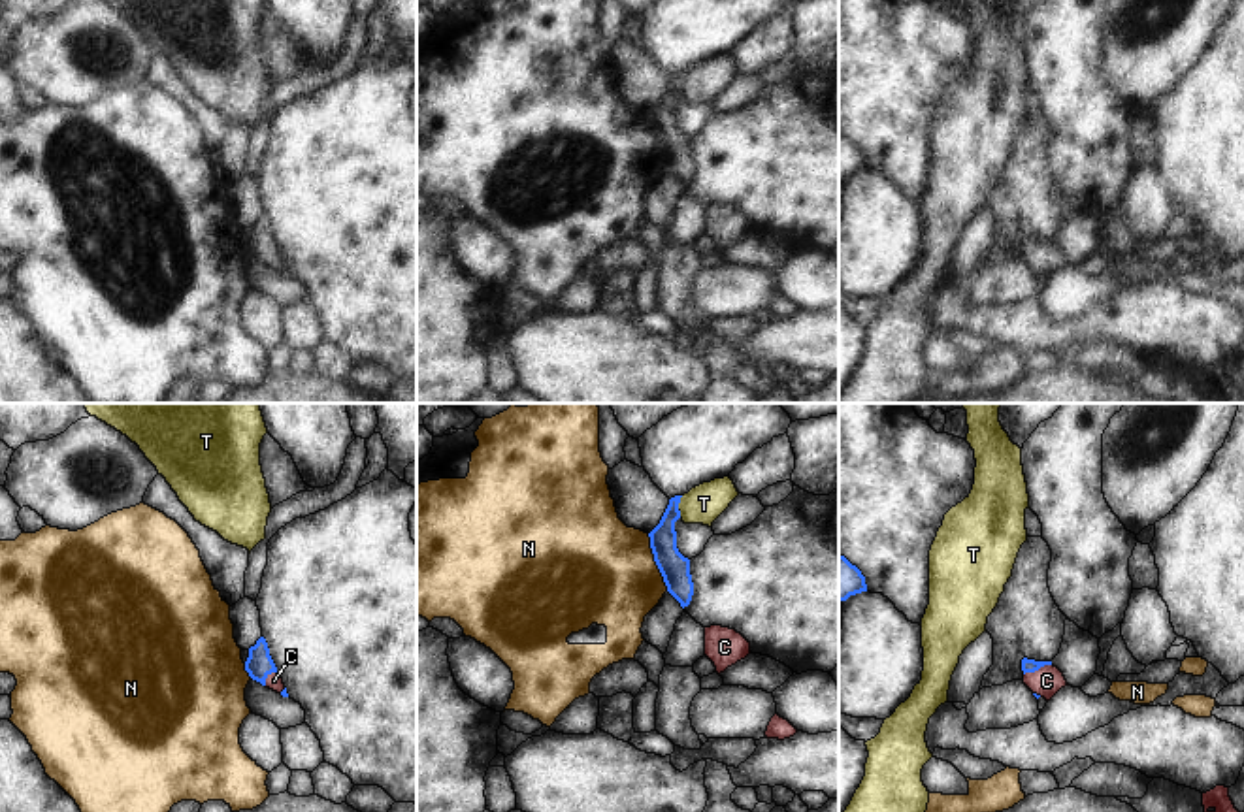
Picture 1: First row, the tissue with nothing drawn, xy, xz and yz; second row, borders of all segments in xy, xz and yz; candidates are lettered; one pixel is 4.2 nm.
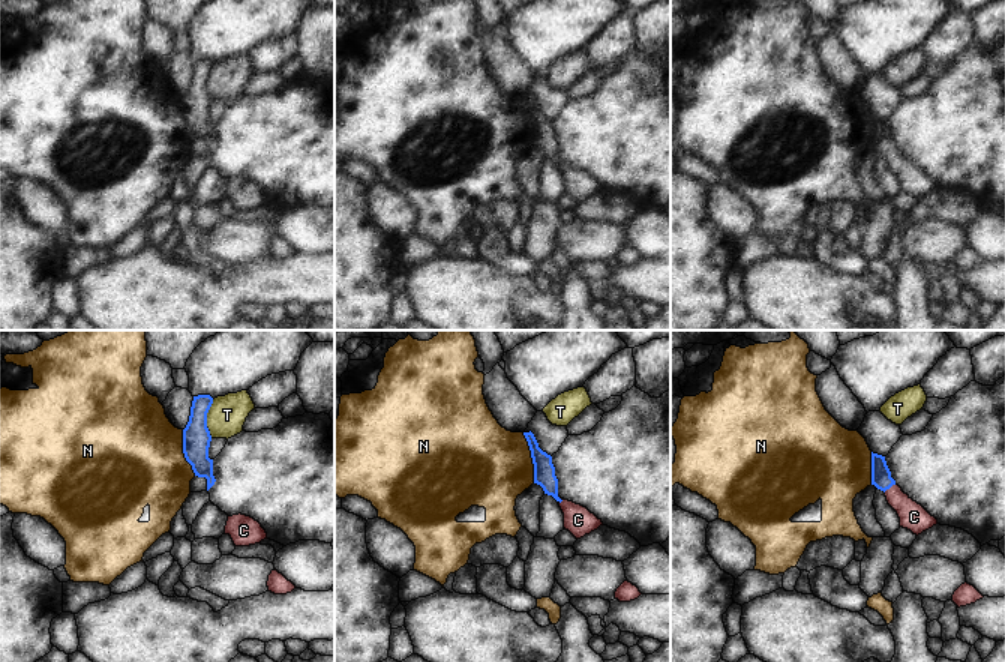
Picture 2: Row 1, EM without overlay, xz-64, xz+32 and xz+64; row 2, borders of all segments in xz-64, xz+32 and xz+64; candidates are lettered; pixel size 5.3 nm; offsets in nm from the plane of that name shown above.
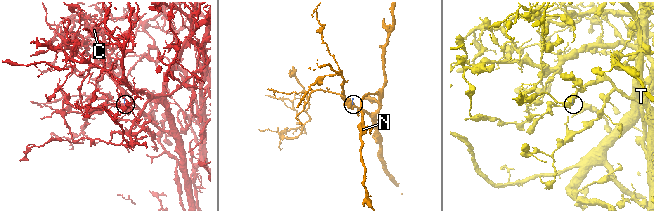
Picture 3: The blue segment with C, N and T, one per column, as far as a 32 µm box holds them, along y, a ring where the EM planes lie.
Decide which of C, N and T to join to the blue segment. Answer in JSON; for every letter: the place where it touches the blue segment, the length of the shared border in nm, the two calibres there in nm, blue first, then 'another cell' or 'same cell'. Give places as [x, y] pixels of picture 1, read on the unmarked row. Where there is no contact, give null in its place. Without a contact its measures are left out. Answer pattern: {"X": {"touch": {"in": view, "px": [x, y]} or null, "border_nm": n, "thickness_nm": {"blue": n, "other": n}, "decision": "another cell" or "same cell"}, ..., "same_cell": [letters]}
{"C": {"touch": {"in": "yz", "px": [1037, 247]}, "border_nm": 130, "thickness_nm": {"blue": 60, "other": 120}, "decision": "same cell"}, "N": {"touch": {"in": "xz", "px": [654, 138]}, "border_nm": 260, "thickness_nm": {"blue": 130, "other": 440}, "decision": "another cell"}, "T": {"touch": {"in": "xz", "px": [677, 85]}, "border_nm": 100, "thickness_nm": {"blue": 120, "other": 160}, "decision": "another cell"}, "same_cell": ["C"]}

